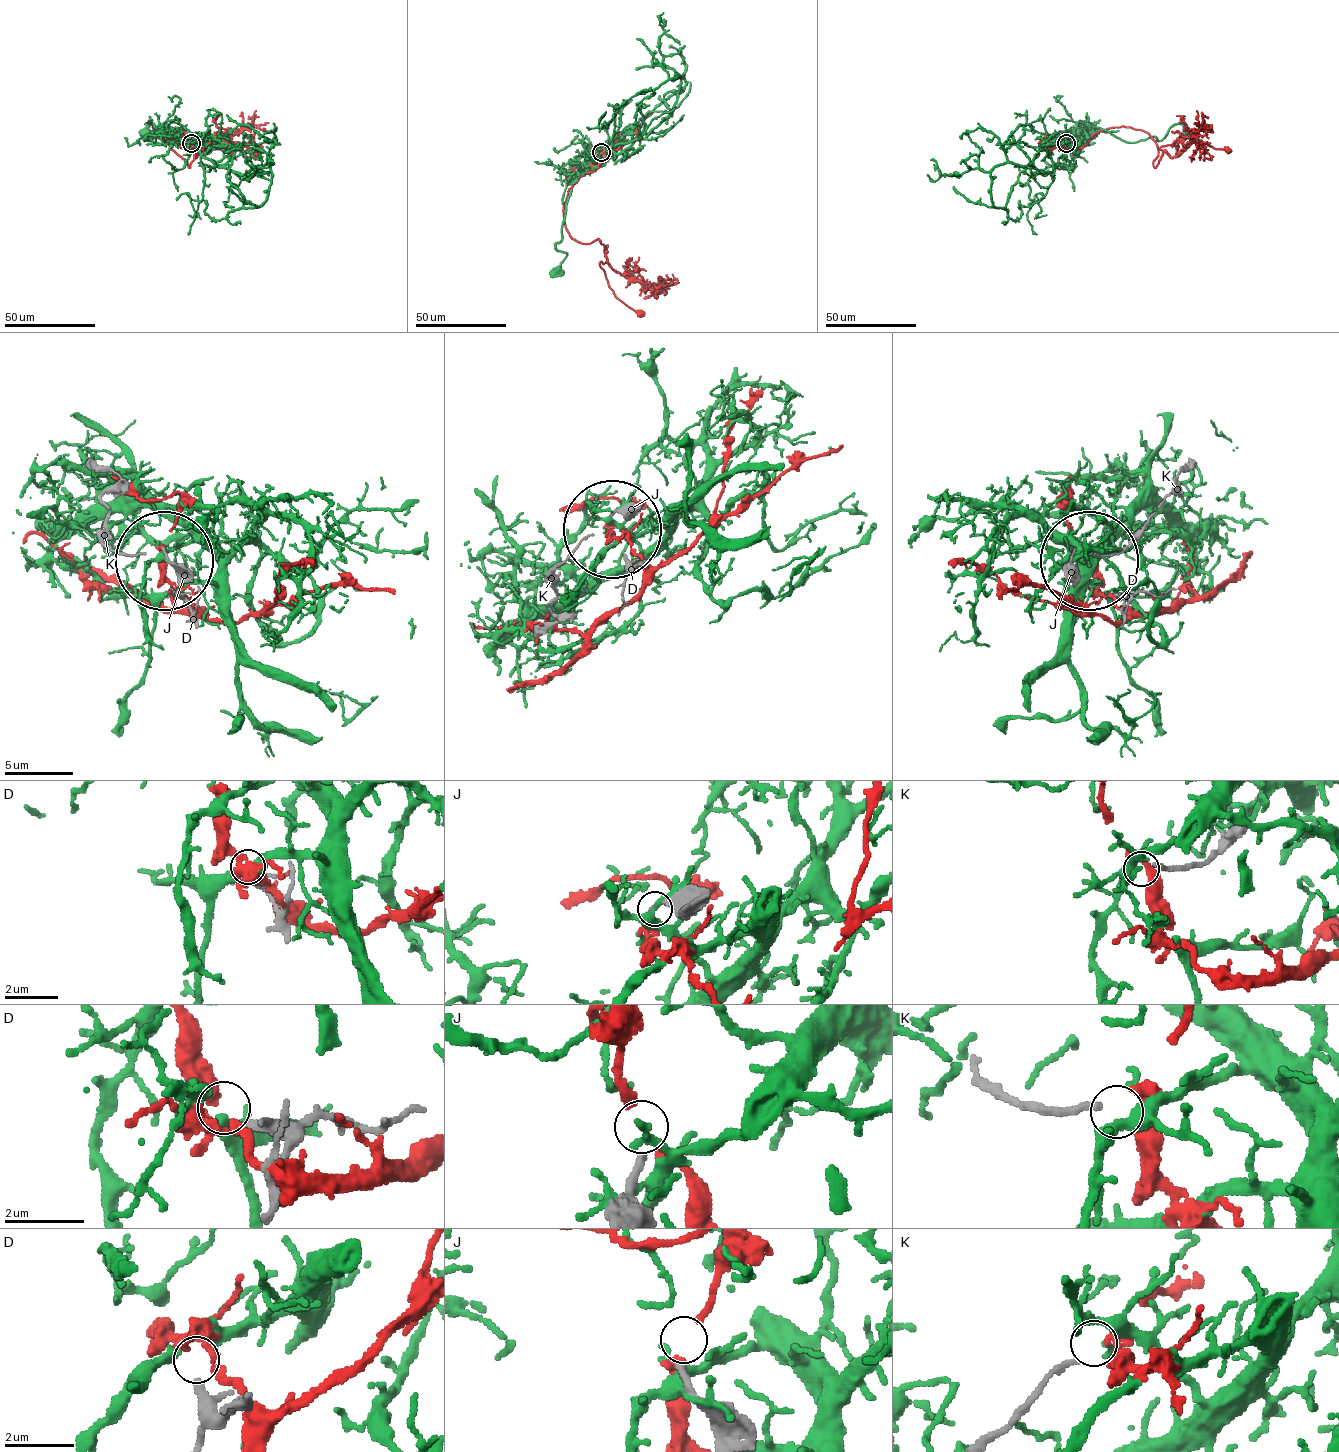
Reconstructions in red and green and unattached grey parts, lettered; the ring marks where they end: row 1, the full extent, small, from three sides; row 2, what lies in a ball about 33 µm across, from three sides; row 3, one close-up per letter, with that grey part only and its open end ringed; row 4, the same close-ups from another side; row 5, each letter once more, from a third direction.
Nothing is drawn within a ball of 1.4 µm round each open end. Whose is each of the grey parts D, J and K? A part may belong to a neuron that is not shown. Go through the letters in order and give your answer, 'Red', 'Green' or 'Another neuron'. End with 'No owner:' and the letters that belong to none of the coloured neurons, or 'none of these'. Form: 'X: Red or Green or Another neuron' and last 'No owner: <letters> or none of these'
D: Green
J: Another neuron
K: Red
No owner: J

